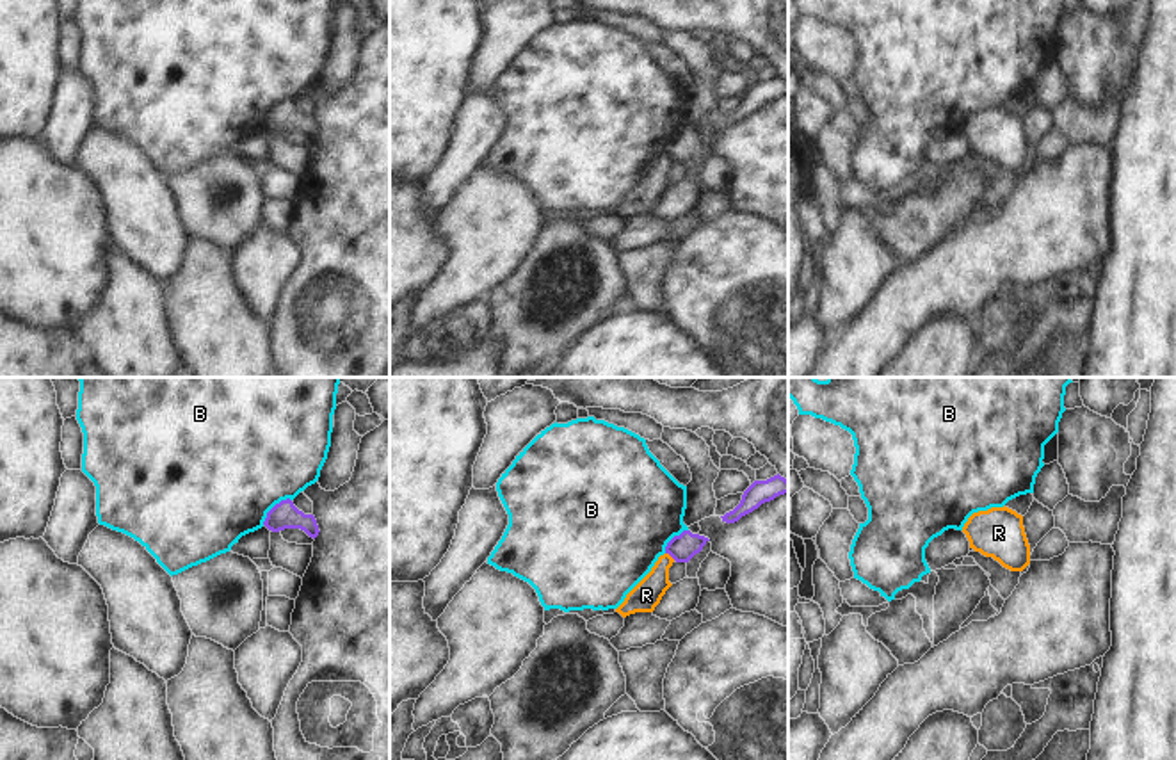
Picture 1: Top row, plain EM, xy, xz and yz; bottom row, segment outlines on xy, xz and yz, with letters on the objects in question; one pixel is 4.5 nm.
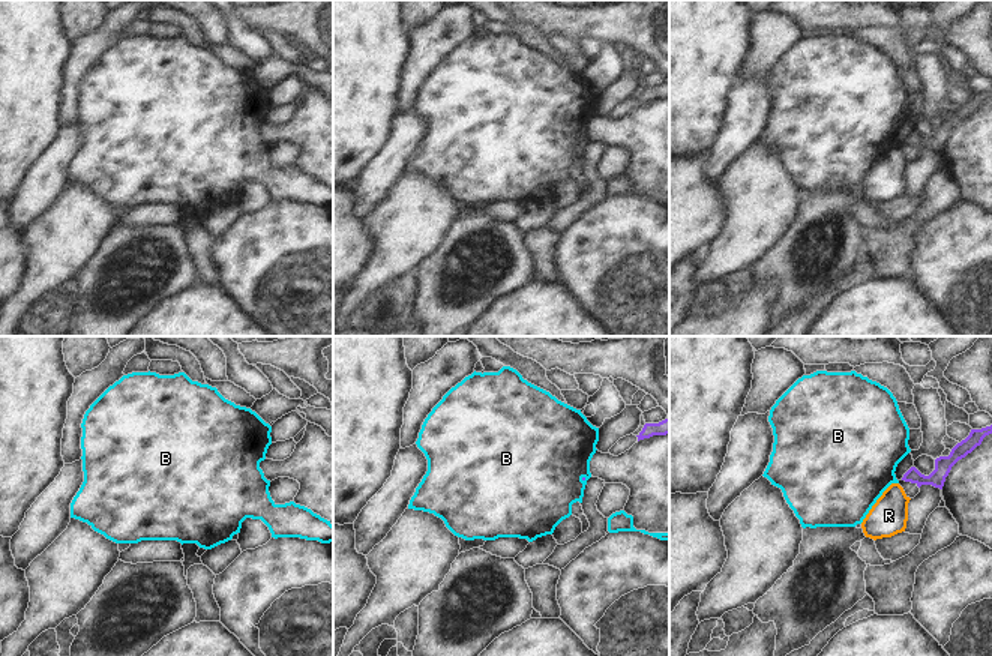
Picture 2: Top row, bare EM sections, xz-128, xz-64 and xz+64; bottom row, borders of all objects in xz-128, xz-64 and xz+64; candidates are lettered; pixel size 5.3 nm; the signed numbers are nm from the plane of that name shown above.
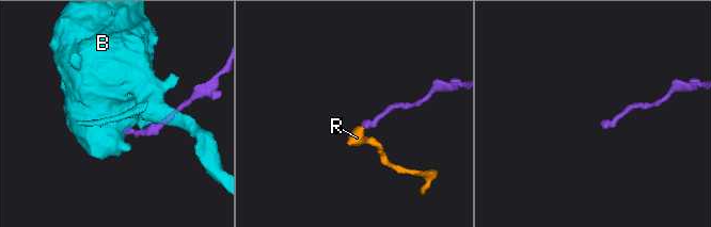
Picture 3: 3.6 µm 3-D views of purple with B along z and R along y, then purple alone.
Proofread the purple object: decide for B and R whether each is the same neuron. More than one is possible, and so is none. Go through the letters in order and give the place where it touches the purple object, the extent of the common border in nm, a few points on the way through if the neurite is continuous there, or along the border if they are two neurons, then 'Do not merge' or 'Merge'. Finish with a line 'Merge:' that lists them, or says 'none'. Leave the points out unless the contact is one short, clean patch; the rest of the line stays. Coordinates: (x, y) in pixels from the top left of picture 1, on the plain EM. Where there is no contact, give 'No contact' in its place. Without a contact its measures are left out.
B: Touches purple at xy (273, 109). Shared border 180 nm. Boundary: xy (290, 100), (281, 100), (262, 125). Do not merge
R: Touches purple at xz (671, 157). Shared border 60 nm. Boundary: xz (666, 153), (675, 161). Do not merge
Merge: none.

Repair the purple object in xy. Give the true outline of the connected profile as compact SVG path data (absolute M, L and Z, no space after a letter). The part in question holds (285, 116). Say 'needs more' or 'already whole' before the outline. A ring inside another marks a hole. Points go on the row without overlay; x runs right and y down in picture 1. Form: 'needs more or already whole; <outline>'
already whole; M290 100L276 105L267 114L263 126L272 133L279 133L285 130L301 130L313 141L320 133L315 117L304 116L302 112L299 112Z

